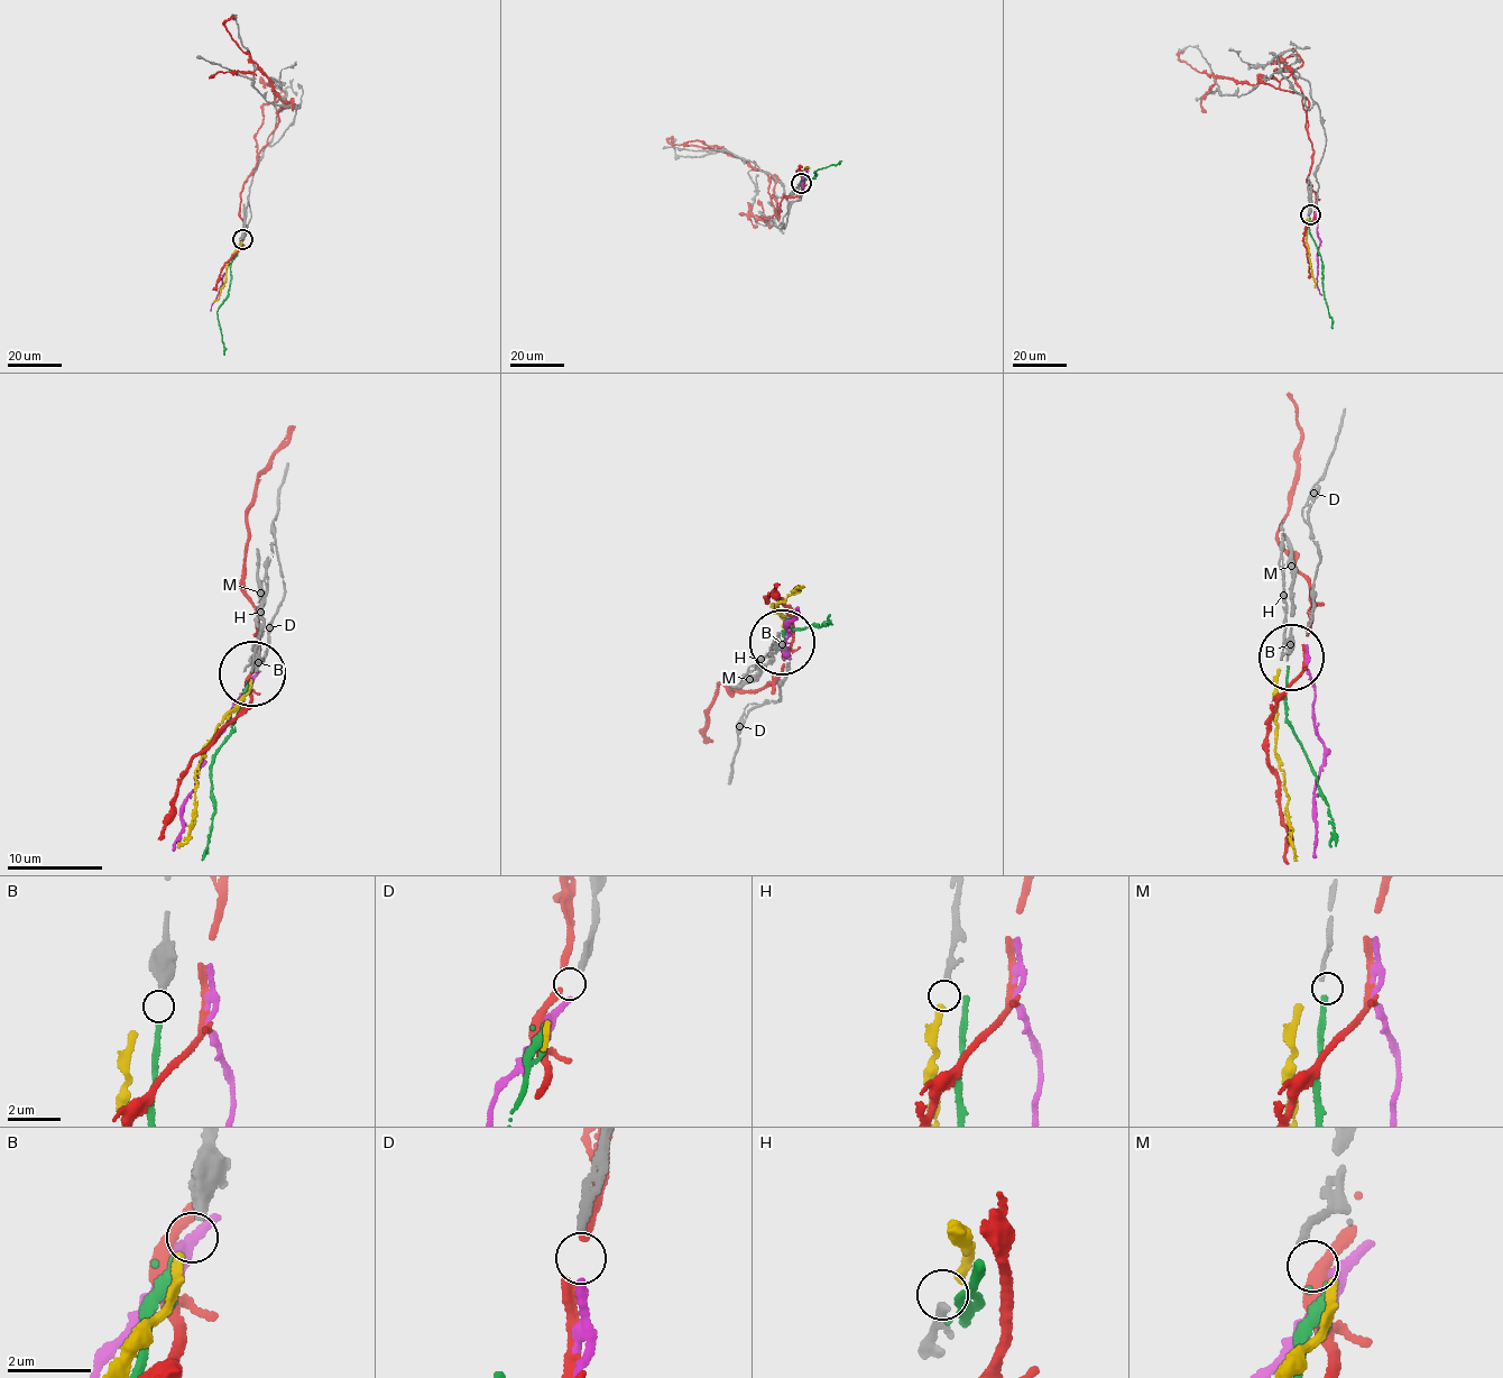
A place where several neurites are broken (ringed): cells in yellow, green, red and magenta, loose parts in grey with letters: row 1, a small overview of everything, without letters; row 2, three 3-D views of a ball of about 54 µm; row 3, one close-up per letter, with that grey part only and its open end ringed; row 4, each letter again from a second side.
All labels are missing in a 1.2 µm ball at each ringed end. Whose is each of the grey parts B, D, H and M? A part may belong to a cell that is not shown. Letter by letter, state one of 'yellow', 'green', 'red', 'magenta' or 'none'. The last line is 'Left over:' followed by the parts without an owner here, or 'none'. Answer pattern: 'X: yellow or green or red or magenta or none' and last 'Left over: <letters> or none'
B: none
D: magenta
H: yellow
M: green
Left over: B

